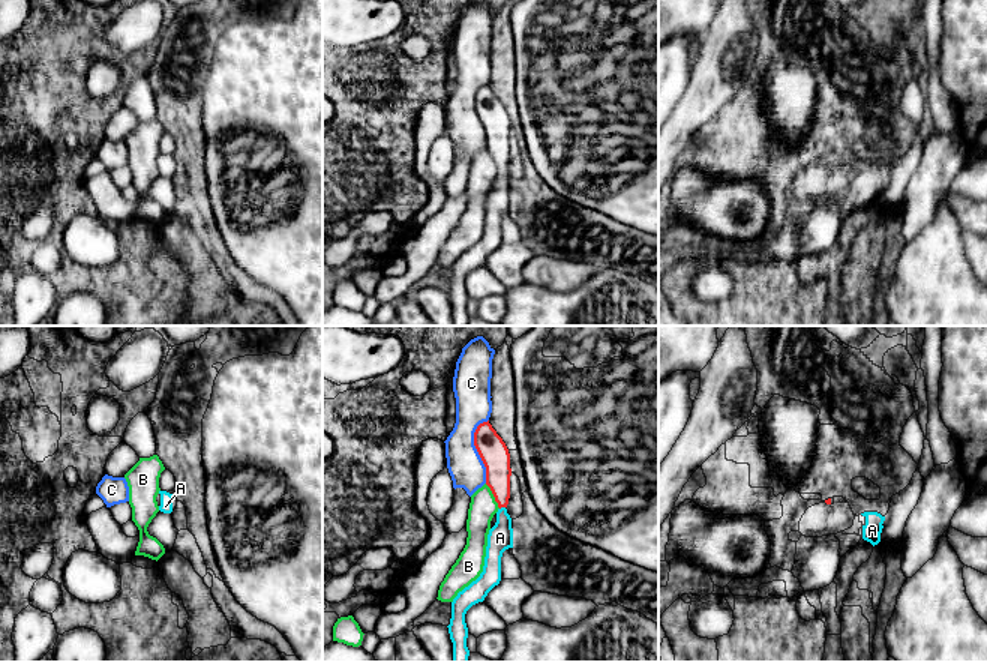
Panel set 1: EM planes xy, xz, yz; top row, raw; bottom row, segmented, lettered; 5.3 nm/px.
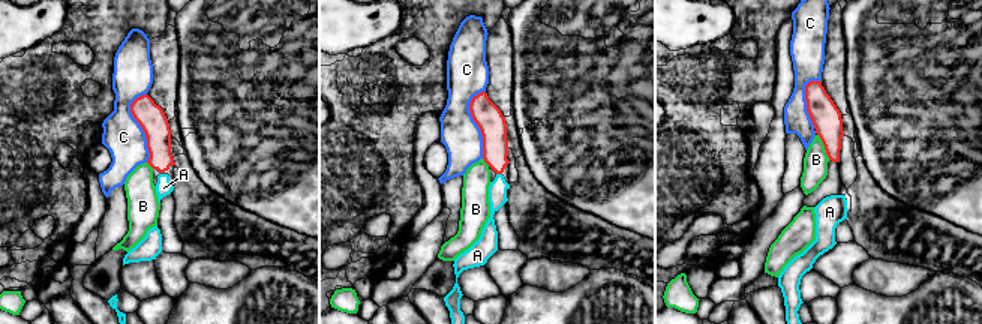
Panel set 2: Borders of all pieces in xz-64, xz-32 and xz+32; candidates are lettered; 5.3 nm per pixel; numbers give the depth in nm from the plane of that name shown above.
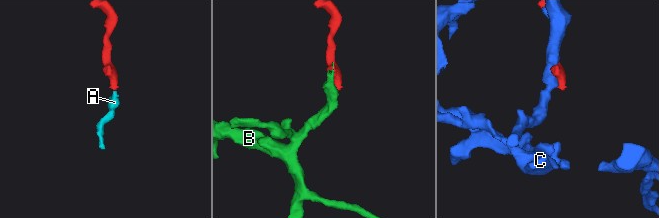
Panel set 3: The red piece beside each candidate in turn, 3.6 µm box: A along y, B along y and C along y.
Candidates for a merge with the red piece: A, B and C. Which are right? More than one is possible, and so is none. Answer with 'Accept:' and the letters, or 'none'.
Accept: A

